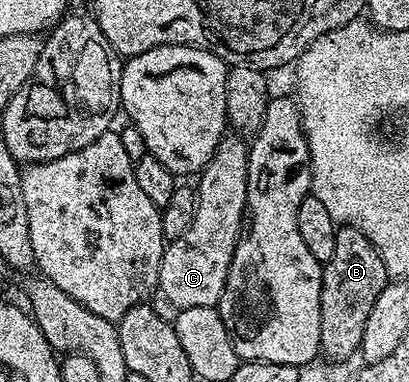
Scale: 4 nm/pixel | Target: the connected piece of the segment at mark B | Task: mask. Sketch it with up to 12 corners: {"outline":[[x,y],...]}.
{"outline":[[341,226],[323,264],[320,350],[348,359],[390,276]]}

